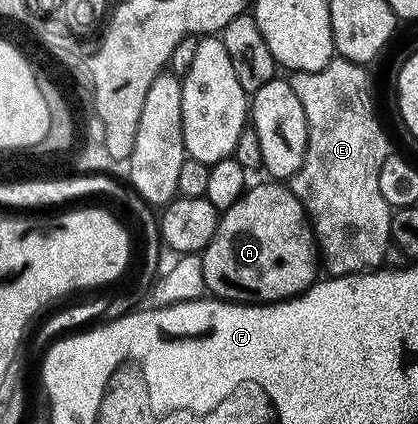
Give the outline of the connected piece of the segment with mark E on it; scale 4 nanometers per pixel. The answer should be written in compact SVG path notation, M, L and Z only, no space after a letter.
M334 57L322 69L290 75L308 126L304 160L290 186L308 214L323 270L325 267L329 276L377 270L392 243L394 209L378 189L378 169L382 169L390 147L387 133L376 120L364 71L359 63Z

